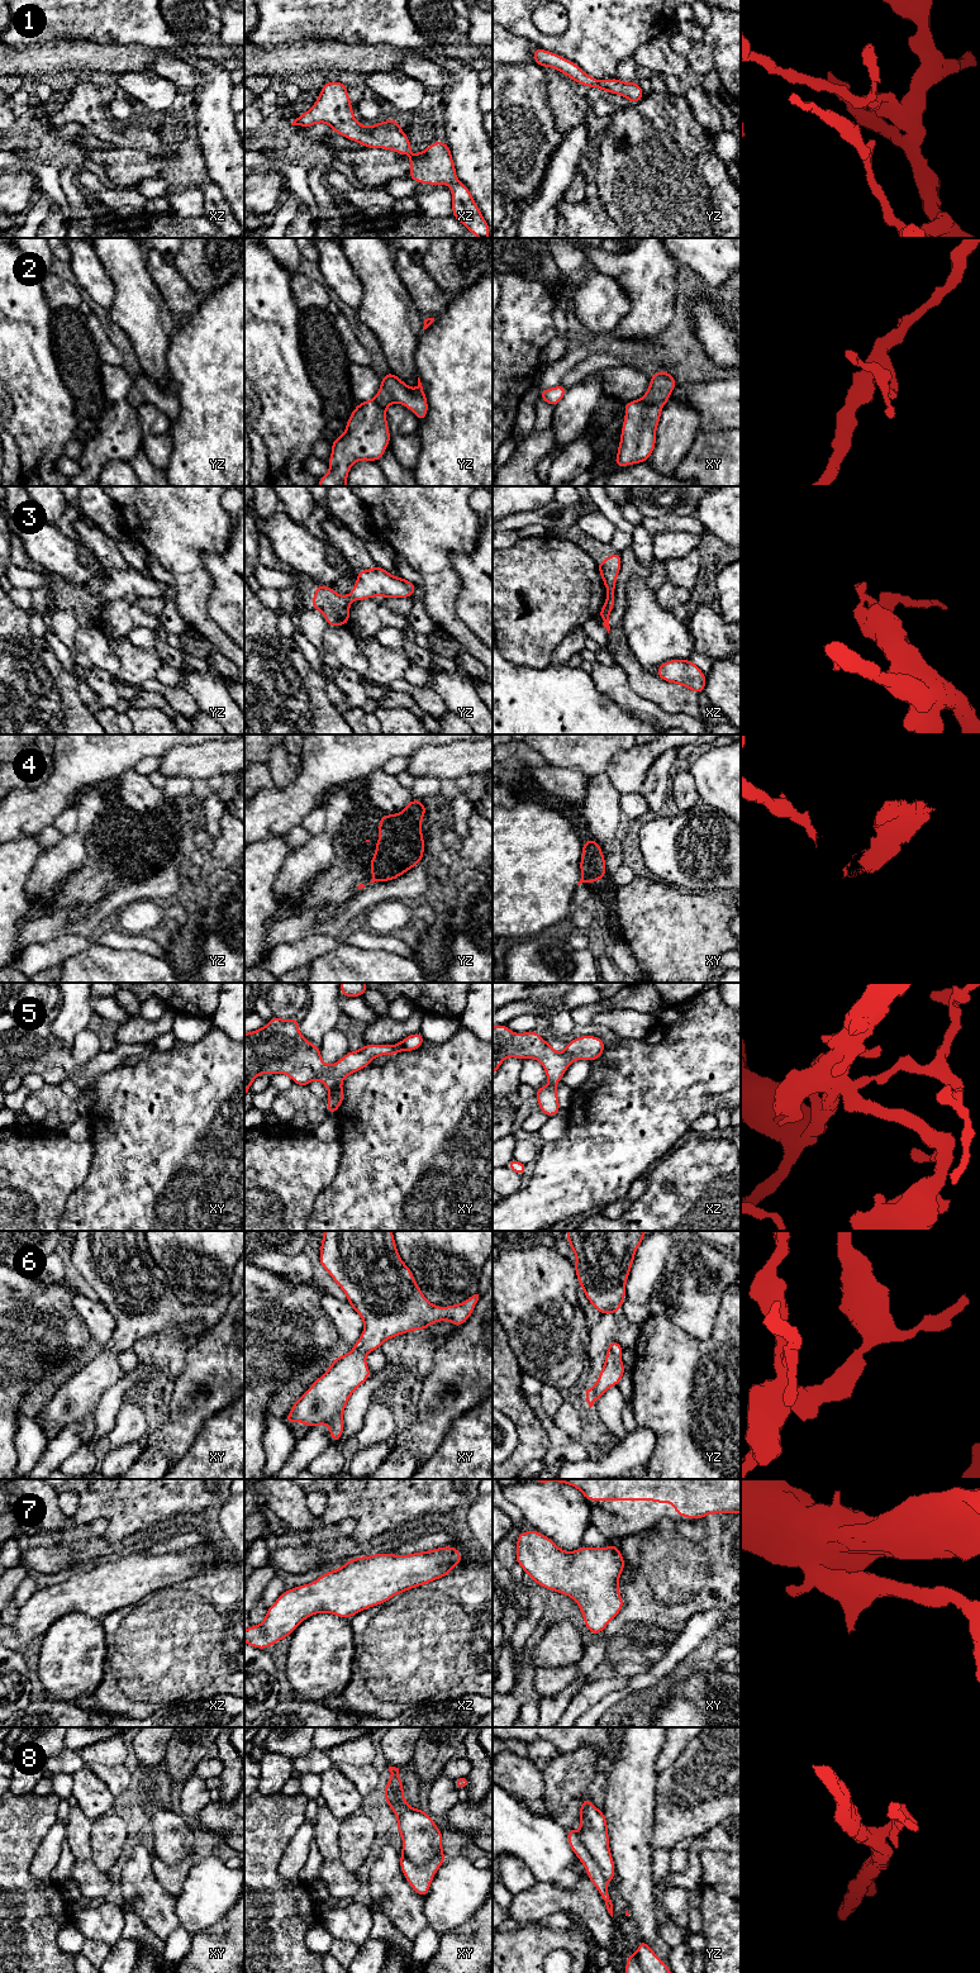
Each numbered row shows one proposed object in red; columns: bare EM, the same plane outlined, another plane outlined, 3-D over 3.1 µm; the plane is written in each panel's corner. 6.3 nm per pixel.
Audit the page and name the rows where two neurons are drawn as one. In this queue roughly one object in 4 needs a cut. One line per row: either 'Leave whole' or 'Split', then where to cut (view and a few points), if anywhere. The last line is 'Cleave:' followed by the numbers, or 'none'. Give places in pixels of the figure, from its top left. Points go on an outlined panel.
1: Leave whole. No split
2: Leave whole. No split
3: Split. Split along yz (348, 595), (351, 600)
4: Split. Split along xy (581, 878), (583, 882)
5: Leave whole. No split
6: Leave whole. No split
7: Leave whole. No split
8: Leave whole. No split
Cleave: 3, 4

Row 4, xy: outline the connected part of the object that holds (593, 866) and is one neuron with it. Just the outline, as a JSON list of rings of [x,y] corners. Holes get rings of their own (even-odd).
[[[595,840],[582,842],[582,856],[580,860],[582,883],[603,880],[606,873],[605,857],[600,843]]]

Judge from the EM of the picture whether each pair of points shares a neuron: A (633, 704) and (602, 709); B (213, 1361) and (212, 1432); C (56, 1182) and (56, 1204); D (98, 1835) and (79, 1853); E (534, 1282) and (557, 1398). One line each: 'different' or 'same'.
A: different
B: different
C: same
D: different
E: different

